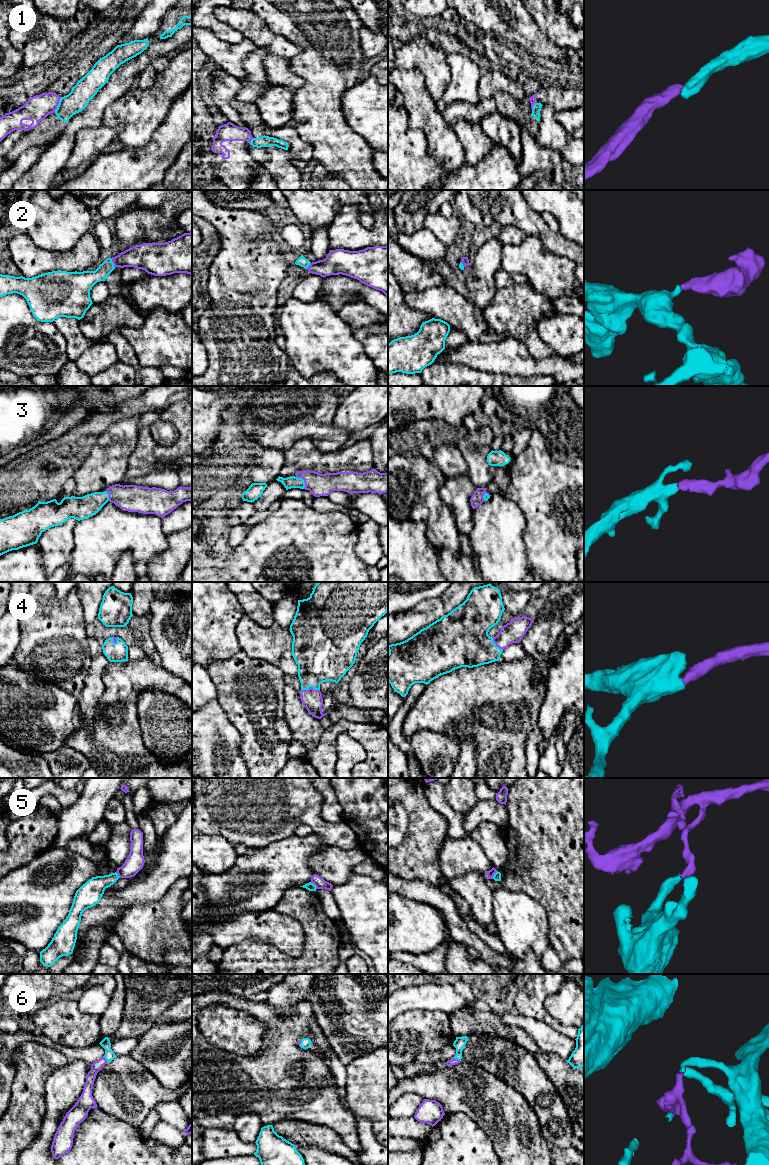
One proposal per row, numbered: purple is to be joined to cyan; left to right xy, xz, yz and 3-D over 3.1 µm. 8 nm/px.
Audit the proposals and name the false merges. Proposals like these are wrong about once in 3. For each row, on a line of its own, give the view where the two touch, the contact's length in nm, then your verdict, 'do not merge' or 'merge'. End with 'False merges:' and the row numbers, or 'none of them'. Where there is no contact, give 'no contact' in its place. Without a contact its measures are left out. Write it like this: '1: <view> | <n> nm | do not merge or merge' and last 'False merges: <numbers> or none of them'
1: xy | 130 nm | do not merge
2: xy | 90 nm | merge
3: xz | 120 nm | merge
4: xz | 150 nm | merge
5: xz | 80 nm | do not merge
6: xy | 60 nm | merge
False merges: 1, 5

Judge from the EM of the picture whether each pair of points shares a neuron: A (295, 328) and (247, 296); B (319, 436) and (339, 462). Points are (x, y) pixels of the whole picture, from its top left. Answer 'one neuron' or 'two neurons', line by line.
A: two neurons
B: two neurons

